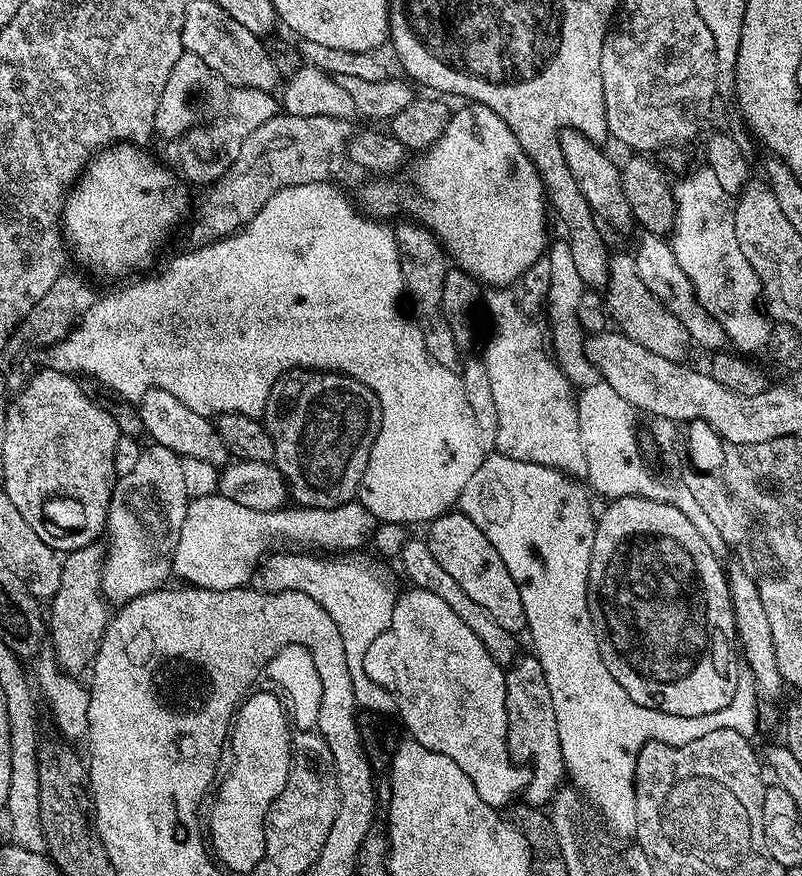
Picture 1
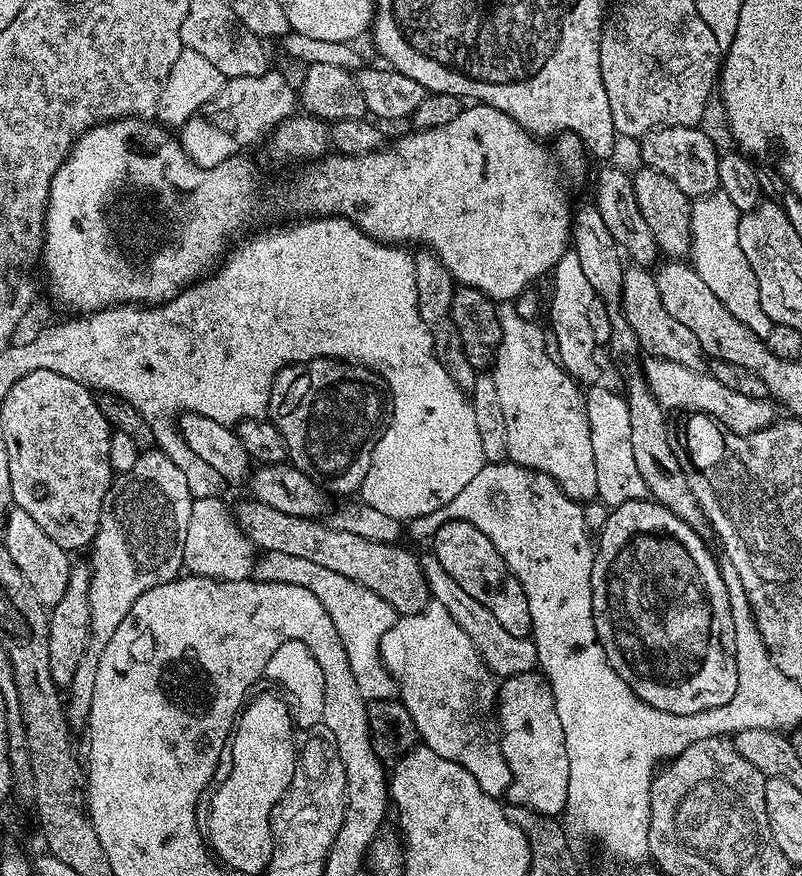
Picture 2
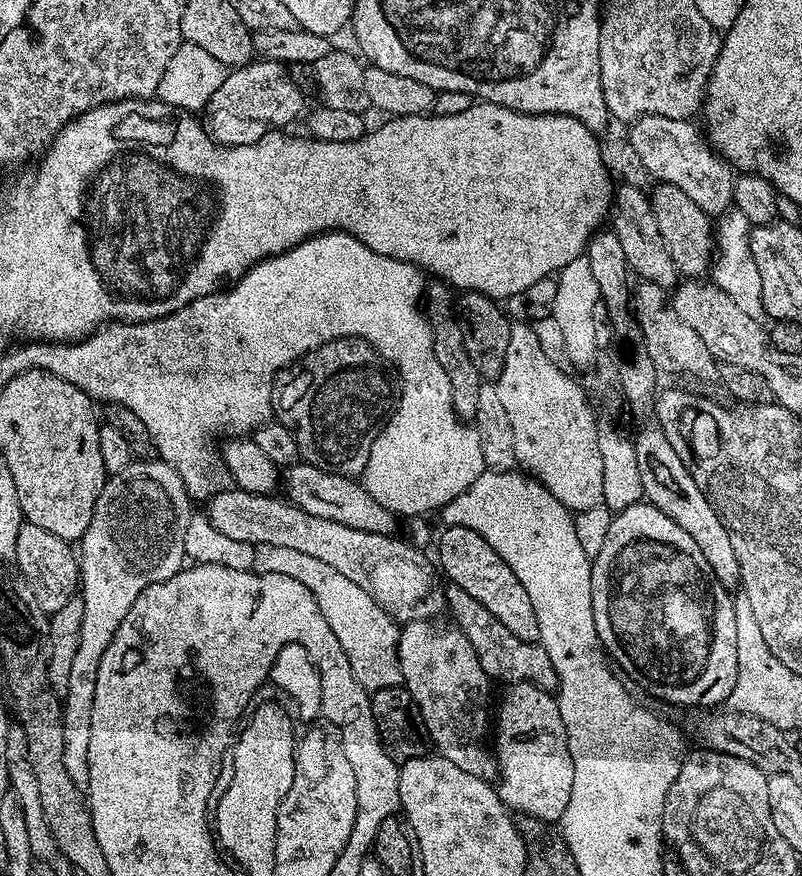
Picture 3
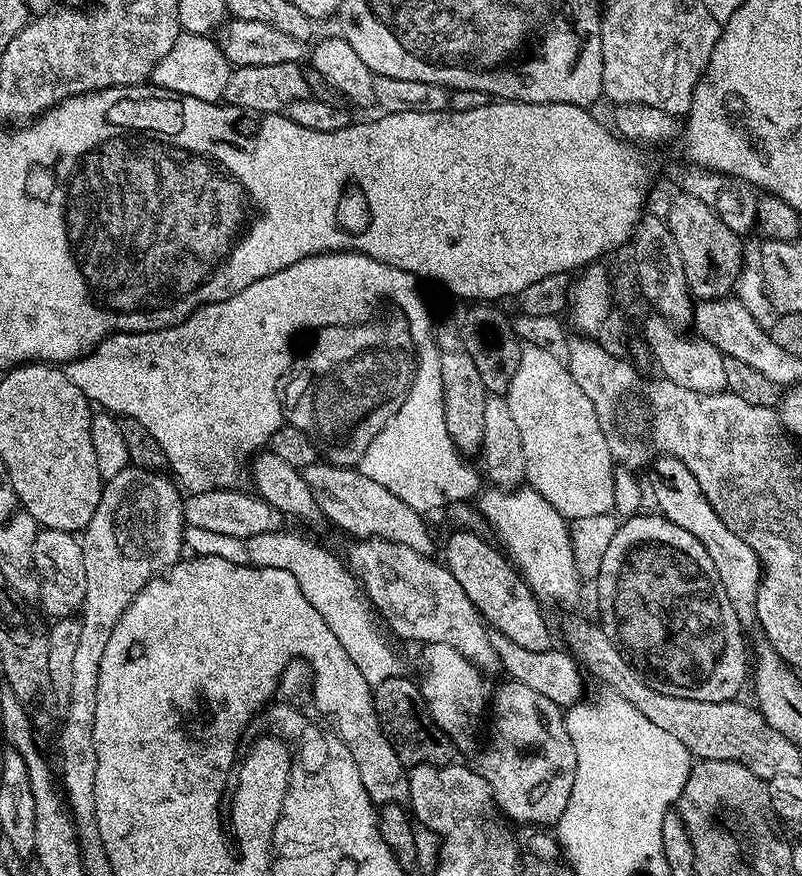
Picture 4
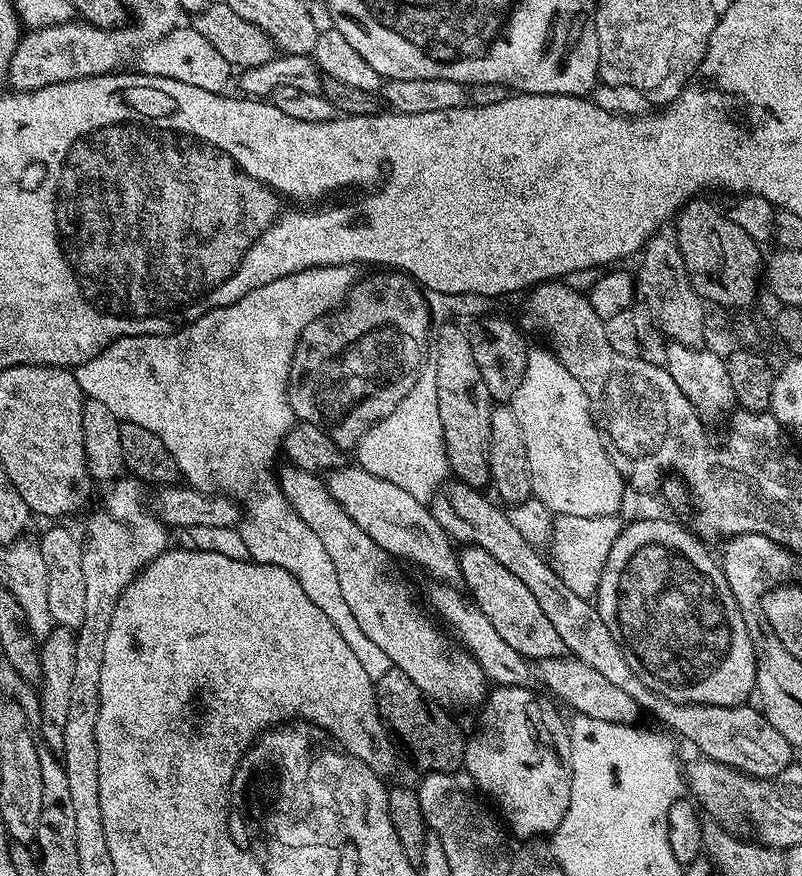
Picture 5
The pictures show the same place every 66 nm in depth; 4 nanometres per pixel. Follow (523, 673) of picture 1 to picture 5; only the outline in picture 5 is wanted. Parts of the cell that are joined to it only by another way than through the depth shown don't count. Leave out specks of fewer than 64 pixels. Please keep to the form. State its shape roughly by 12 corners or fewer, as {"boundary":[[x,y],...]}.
{"boundary":[[493,687],[463,771],[519,838],[570,804],[566,720]]}

